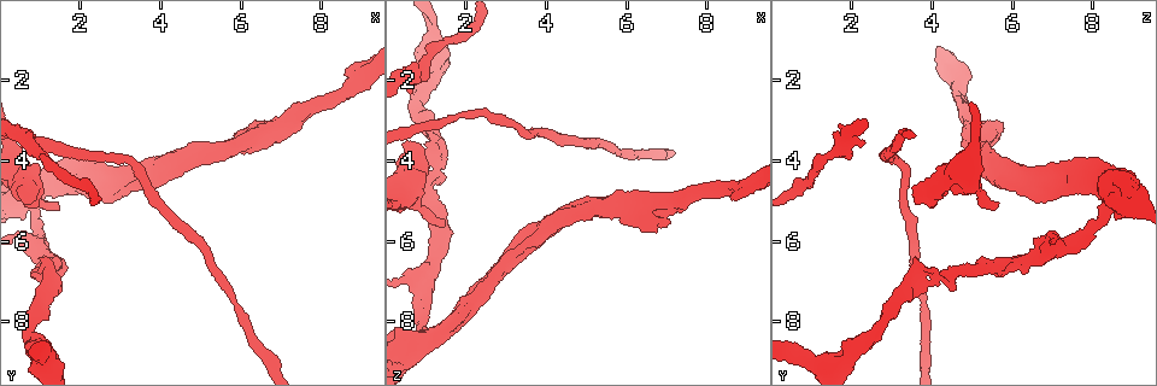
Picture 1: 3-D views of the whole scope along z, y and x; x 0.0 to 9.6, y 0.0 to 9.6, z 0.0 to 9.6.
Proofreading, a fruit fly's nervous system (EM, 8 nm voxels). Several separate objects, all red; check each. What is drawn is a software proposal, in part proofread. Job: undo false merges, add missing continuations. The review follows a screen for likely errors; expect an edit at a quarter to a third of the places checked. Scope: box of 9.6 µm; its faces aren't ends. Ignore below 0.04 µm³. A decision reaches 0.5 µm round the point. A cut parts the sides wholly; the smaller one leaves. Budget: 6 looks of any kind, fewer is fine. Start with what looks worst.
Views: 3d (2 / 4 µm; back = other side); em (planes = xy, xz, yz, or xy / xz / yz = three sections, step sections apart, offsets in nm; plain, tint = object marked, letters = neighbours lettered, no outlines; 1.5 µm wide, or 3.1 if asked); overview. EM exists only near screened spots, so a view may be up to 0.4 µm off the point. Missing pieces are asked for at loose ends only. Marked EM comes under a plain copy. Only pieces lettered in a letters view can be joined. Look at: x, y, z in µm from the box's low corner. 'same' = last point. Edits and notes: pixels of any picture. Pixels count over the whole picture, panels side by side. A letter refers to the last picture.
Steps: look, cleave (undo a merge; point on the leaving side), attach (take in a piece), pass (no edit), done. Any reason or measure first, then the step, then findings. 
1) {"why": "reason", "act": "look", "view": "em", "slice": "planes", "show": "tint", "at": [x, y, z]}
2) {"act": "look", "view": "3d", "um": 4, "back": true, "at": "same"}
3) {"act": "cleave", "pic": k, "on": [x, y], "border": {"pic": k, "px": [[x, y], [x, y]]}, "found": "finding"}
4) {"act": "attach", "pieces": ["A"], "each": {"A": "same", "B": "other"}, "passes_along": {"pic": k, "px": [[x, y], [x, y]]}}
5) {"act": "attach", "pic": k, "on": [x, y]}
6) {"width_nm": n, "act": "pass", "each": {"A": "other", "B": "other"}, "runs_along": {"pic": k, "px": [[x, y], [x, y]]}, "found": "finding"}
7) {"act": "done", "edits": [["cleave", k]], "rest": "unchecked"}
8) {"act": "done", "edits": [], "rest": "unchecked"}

{"act": "look", "view": "em", "slice": "planes", "show": "letters", "at": [1.50, 5.20, 5.50]}

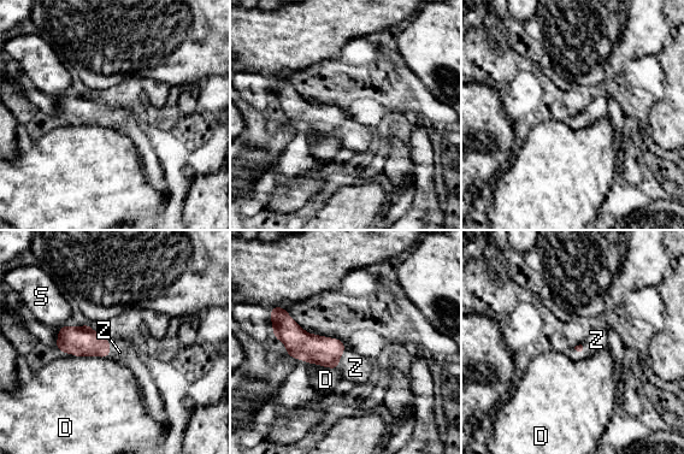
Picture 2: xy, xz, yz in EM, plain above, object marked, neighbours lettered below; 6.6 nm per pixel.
{"act": "attach", "pieces": ["Z"], "each": {"D": "other", "S": "other", "Z": "same"}, "passes_along": {"pic": 2, "px": [[311, 348], [340, 355], [355, 367]]}, "found": "the neuron continues"}

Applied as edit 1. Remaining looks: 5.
{"why": "calibre changes", "act": "look", "view": "3d", "um": 2, "at": [0.80, 5.40, 8.30]}

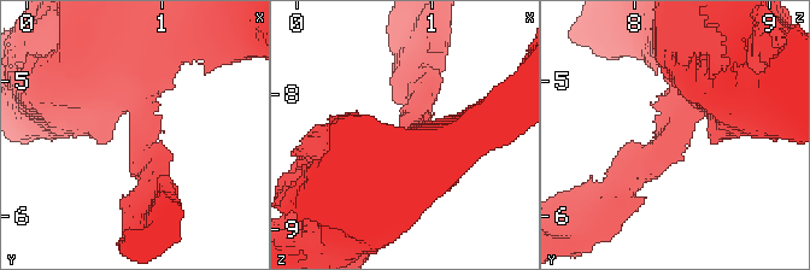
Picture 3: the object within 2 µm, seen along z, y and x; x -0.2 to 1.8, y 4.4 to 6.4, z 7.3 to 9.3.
{"arm_widths_nm": [240, 650], "act": "look", "view": "em", "slice": "yz", "step": 4, "show": "tint", "at": [0.78, 5.40, 8.30]}

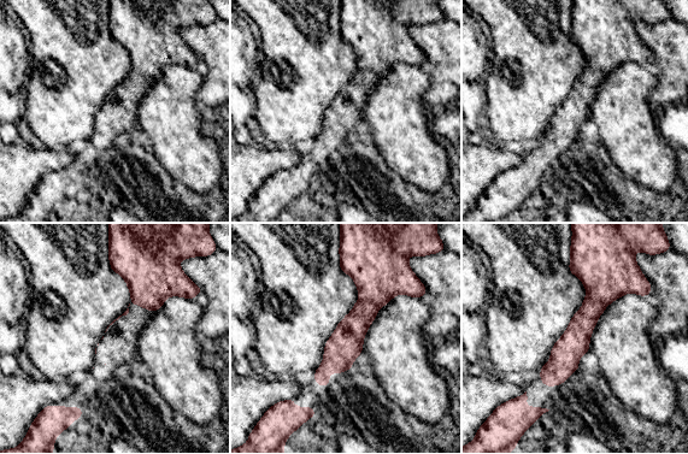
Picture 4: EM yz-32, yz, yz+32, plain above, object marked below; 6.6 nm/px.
{"why": "another direction", "act": "look", "view": "em", "slice": "planes", "show": "letters", "at": "same"}

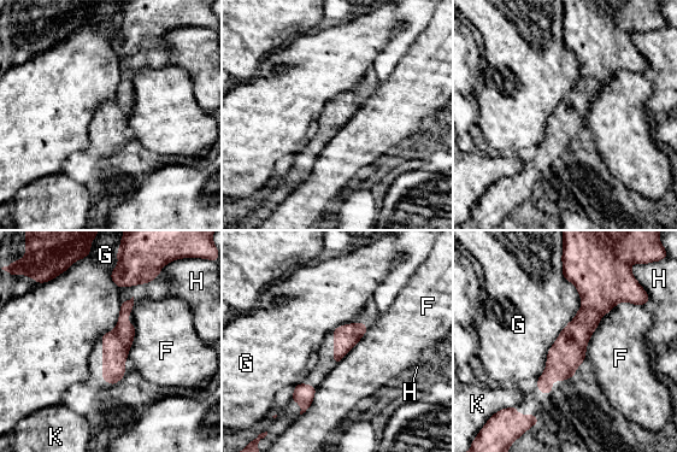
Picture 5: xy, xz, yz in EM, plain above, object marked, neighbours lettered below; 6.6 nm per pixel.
{"act": "pass", "each": {"F": "other", "G": "other", "H": "other", "K": "other"}, "found": "all the same neuron"}

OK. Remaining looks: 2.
{"act": "done", "edits": [["attach", 2]], "rest": "unchecked"}

